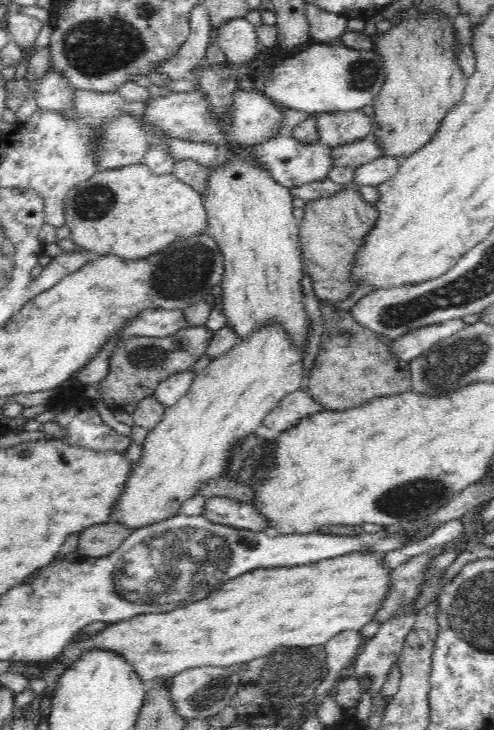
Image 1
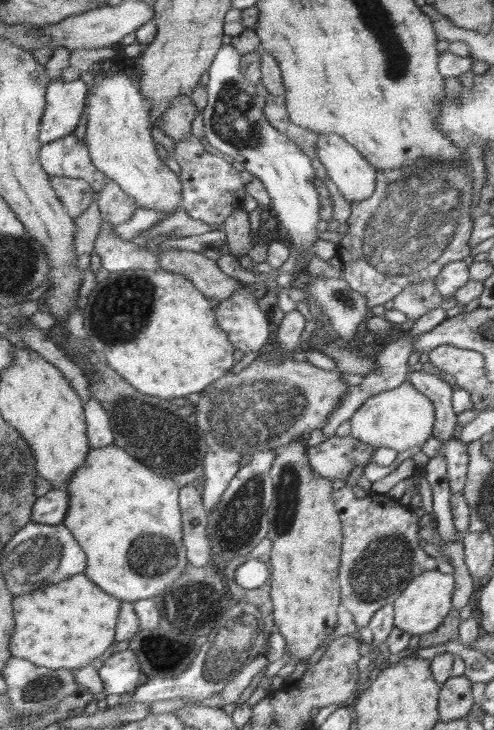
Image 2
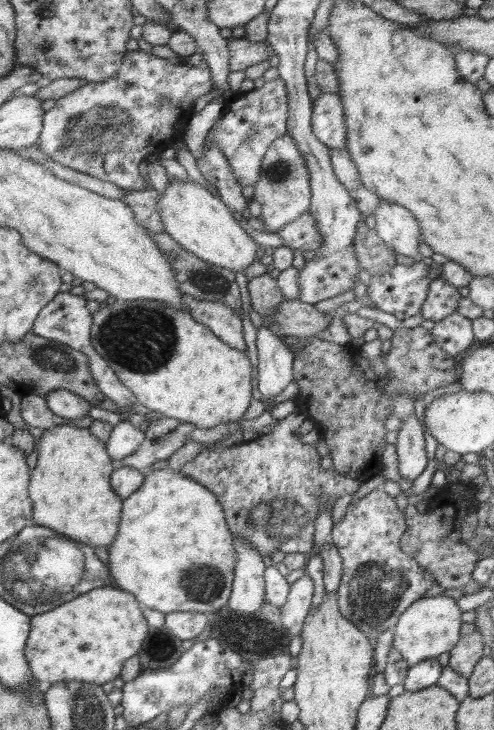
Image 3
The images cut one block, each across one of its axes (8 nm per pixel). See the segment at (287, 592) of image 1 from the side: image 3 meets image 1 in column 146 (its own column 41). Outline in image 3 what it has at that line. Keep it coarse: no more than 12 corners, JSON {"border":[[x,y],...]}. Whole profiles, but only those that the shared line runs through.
{"border":[[102,586],[30,617],[44,686],[121,675],[148,633],[136,598]]}

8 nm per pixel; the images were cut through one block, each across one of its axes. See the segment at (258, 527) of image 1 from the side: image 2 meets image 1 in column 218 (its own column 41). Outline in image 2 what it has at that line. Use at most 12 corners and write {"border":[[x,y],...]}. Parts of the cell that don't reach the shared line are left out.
{"border":[[63,487],[35,500],[31,520],[57,526],[70,508]]}

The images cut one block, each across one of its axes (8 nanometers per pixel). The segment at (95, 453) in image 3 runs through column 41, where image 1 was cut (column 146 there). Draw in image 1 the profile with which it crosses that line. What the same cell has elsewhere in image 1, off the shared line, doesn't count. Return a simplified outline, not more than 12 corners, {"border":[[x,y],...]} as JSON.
{"border":[[280,323],[212,359],[149,429],[114,520],[178,515],[305,387]]}

